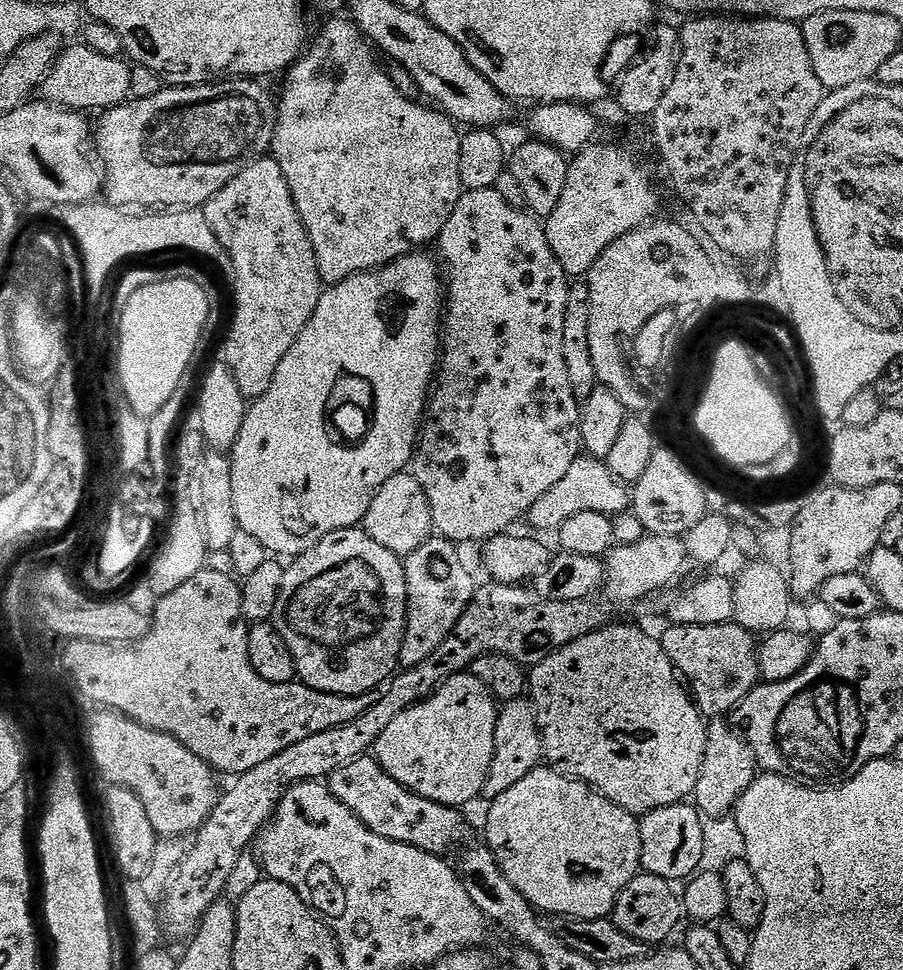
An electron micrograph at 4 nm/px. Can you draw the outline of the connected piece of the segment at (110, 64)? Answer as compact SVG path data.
M76 42L73 48L65 47L56 65L48 72L42 85L43 99L50 104L59 104L81 114L91 113L91 108L107 110L125 103L130 96L130 74L132 68L127 59L107 56L90 50L83 42Z

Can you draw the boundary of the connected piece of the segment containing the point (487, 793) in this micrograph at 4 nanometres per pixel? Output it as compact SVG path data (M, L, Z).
M521 698L507 701L496 714L494 758L490 762L488 781L484 784L483 799L486 798L485 801L491 802L498 798L498 794L506 794L506 790L522 782L526 774L541 767L545 756L544 738L536 721L536 711L532 709L531 699Z

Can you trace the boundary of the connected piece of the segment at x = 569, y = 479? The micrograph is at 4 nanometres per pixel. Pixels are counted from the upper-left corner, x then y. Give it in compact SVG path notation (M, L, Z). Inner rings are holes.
M582 454L570 466L570 471L563 476L534 506L529 510L526 520L537 528L535 531L555 533L561 526L562 522L574 518L574 514L606 514L607 516L617 516L619 512L629 511L630 492L621 480L614 478L610 474L607 463L603 459L596 459L593 456Z

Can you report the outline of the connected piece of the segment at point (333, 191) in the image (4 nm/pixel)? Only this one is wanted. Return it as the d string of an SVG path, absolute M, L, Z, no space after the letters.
M351 19L332 20L317 36L315 33L307 51L291 68L287 69L286 75L283 77L283 79L285 78L284 93L278 96L276 129L270 152L278 162L278 166L282 166L282 174L290 186L294 206L310 234L310 242L314 246L314 254L318 258L320 279L328 286L363 272L375 272L392 264L398 258L410 256L417 250L427 249L426 246L431 240L432 243L439 241L442 230L446 226L446 222L450 222L450 214L454 214L454 206L458 206L462 195L462 185L458 174L461 129L457 127L451 116L444 115L435 107L423 108L422 105L407 100L400 93L399 86L384 73L384 68L376 61L375 55L377 56L377 53L374 51L373 45L364 39L364 35Z

